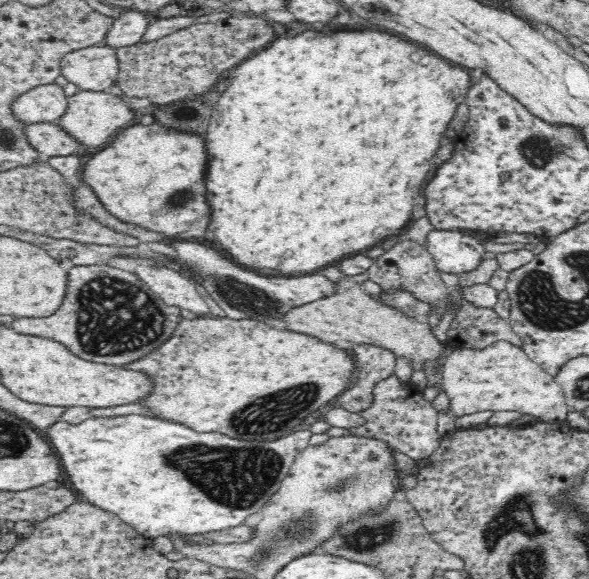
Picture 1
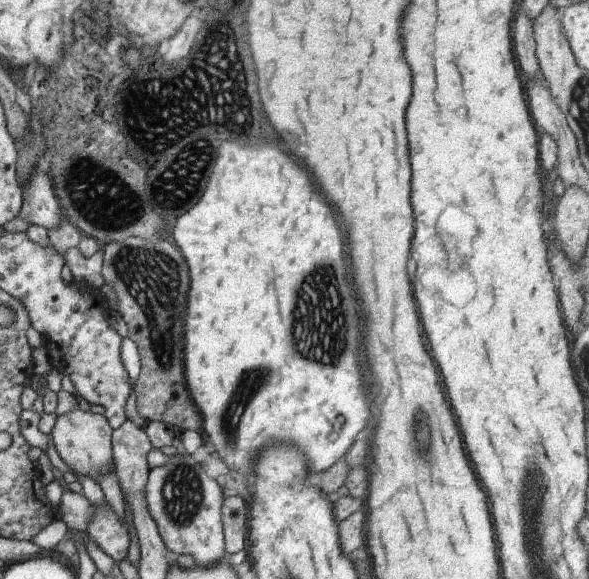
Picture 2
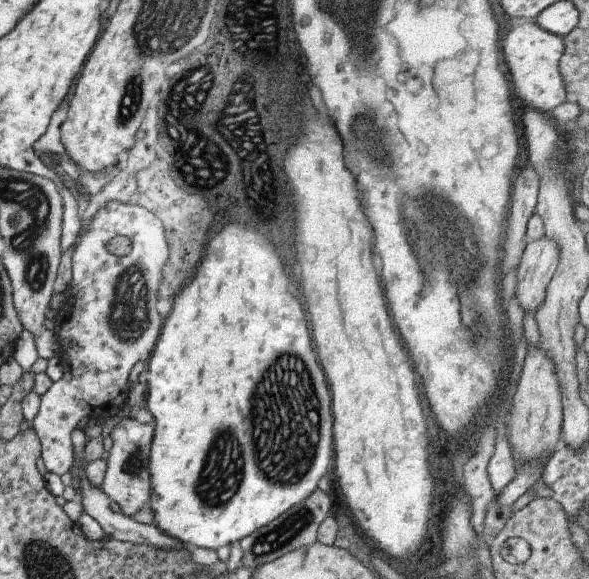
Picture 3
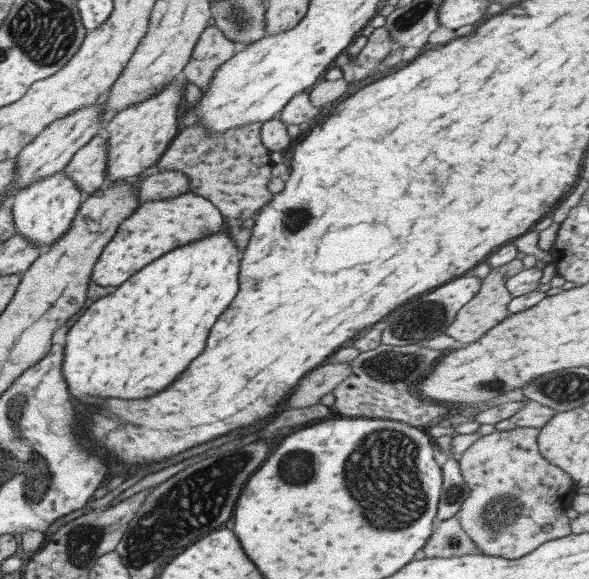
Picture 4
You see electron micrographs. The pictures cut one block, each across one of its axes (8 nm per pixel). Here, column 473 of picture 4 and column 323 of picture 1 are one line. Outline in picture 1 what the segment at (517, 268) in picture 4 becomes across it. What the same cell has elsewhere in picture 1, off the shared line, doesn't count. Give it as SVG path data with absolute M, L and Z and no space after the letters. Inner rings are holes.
M348 275L342 276L336 283L336 292L320 298L310 304L302 304L292 308L288 314L280 316L280 320L290 326L292 332L314 336L322 342L349 346L351 344L371 344L378 348L385 348L398 358L410 360L414 371L423 370L425 364L438 362L444 358L446 342L442 343L432 333L432 325L418 322L414 317L398 311L396 307L384 305L373 295L369 295L363 285L358 284Z

